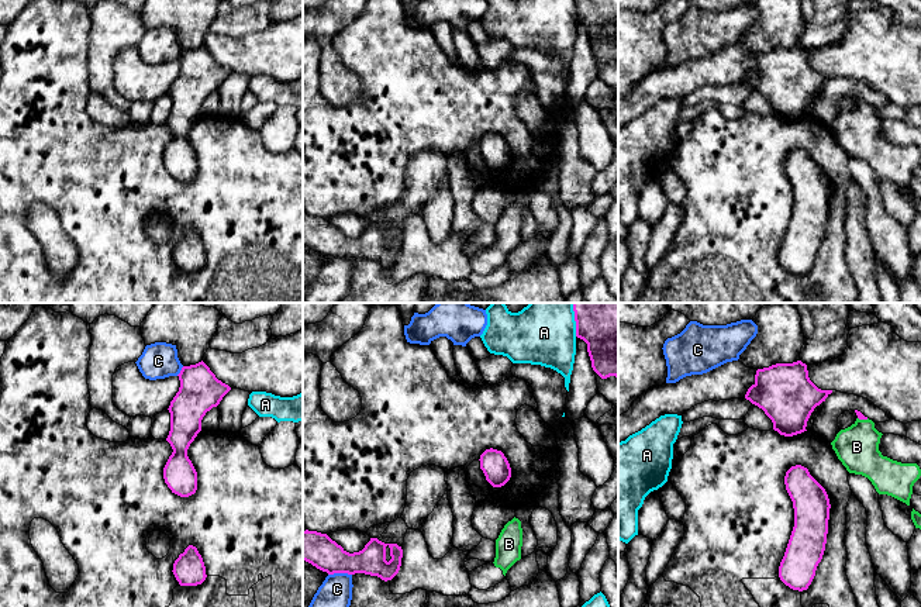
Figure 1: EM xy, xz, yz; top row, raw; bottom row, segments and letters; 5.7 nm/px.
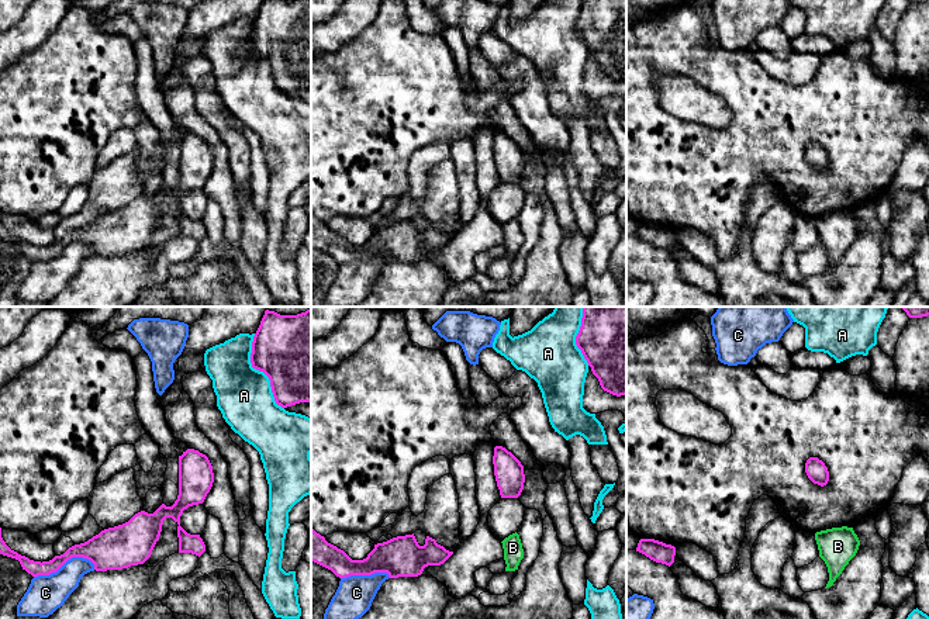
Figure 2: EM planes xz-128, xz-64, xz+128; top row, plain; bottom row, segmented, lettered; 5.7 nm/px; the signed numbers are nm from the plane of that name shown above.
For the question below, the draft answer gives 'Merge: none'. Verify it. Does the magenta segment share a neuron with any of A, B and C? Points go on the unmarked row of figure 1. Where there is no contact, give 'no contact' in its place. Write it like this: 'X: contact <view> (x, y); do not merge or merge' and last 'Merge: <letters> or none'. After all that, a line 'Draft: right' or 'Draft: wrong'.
A: contact xz (576, 10); do not merge
B: contact yz (863, 103); merge
C: contact xz (340, 257); do not merge
Merge: B
Draft: wrong

